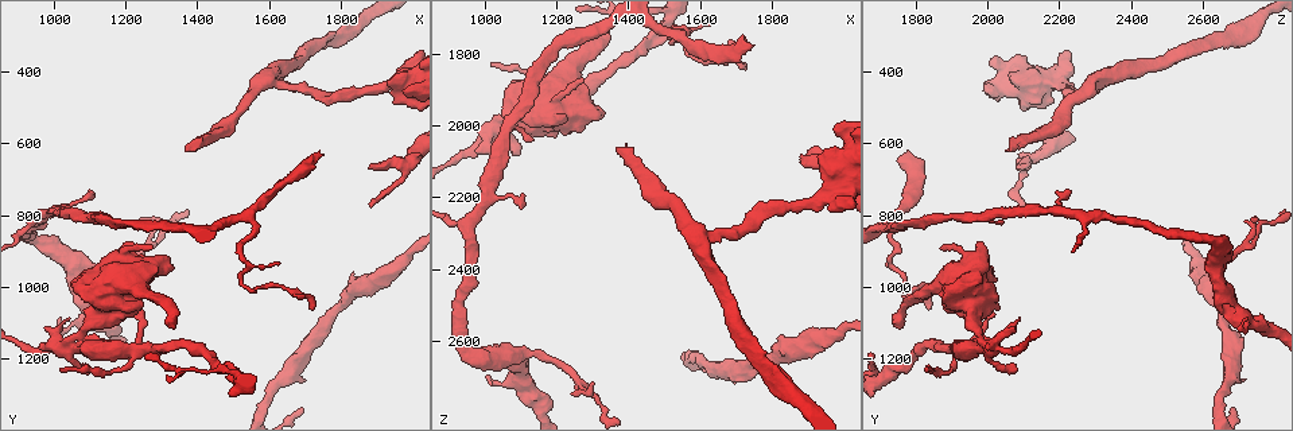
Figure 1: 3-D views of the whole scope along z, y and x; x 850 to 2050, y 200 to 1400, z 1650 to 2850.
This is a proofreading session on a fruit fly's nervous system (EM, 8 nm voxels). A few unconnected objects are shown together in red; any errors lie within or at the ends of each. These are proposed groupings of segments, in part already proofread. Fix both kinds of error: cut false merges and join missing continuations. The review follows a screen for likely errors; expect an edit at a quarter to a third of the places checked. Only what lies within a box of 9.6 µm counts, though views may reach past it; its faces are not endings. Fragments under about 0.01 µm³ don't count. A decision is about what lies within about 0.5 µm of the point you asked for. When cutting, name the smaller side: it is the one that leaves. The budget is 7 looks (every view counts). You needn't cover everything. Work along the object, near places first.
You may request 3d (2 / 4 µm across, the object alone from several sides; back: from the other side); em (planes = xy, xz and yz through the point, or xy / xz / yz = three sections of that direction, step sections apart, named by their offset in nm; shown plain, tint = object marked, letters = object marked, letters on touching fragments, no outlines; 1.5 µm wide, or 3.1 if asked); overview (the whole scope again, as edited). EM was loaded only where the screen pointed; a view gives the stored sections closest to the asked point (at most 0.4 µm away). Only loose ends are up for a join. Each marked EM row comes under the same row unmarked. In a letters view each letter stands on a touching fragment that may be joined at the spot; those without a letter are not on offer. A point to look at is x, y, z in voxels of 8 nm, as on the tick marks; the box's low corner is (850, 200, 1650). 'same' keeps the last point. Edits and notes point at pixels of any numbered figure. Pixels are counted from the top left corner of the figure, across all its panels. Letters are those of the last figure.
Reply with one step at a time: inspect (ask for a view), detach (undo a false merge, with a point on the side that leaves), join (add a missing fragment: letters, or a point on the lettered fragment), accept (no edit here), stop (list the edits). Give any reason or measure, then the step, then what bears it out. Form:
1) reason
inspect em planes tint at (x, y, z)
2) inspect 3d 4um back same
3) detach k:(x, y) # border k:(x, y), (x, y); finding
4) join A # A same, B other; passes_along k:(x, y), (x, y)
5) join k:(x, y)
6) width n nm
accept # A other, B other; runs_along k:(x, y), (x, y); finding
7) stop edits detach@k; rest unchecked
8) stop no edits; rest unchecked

thick end
inspect 3d 4um at (1920, 430, 2090)

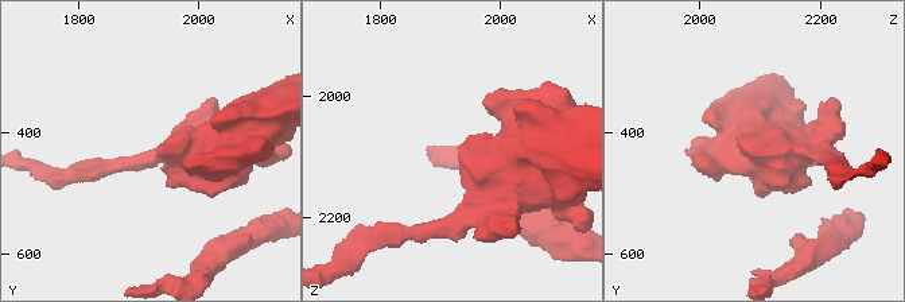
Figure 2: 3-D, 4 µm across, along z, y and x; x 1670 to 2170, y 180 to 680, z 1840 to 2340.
inspect em planes letters at (1930, 430, 2085)

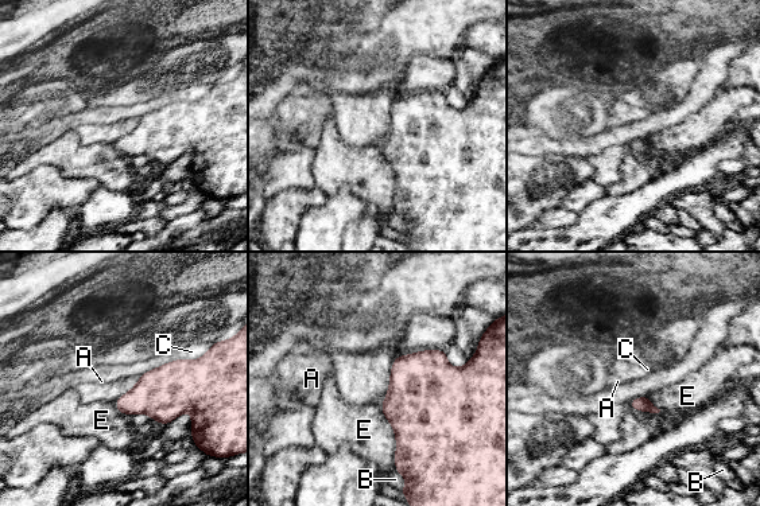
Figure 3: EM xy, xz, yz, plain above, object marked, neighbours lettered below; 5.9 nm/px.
longest_contact C 380 nm
accept # A other, B other, C other, E other; no lettered fragment goes on from it

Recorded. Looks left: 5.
branch stops here
inspect 3d 4um back at (1750, 630, 1780)

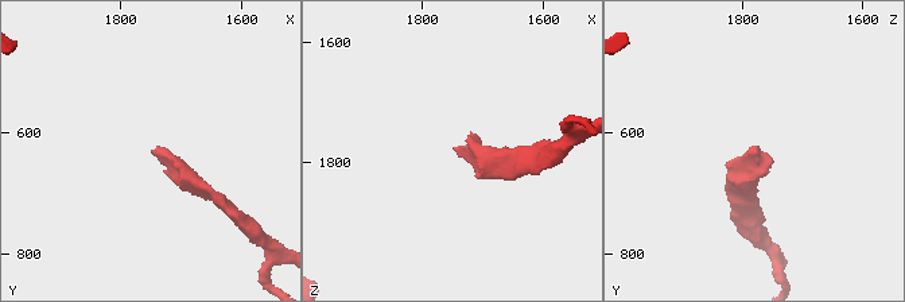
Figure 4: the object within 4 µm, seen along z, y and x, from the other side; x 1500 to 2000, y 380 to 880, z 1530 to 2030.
need the tissue
inspect em yz step 8 letters at (1745, 635, 1770)

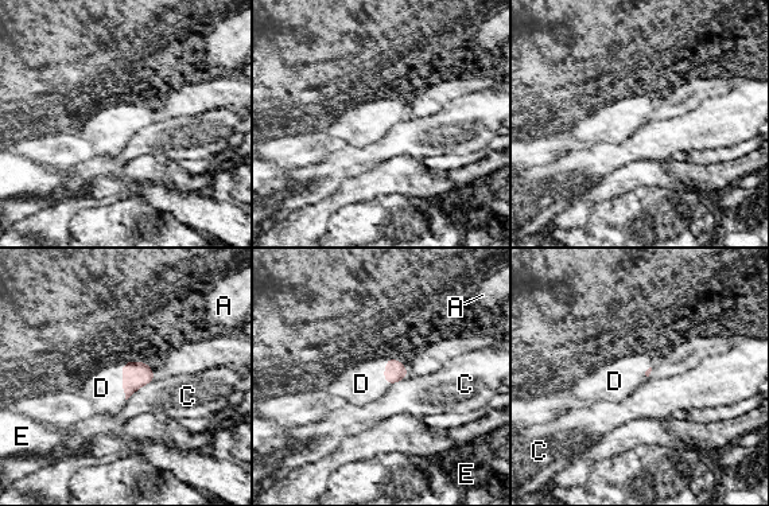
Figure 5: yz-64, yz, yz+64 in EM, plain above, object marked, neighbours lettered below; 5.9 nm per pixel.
join D # A other, C other, D same, E other; passes_along 5:(395, 370), (384, 372), (361, 384); the neuron continues

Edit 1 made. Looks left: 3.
branch stops here
inspect 3d 2um at (1080, 1060, 2640)

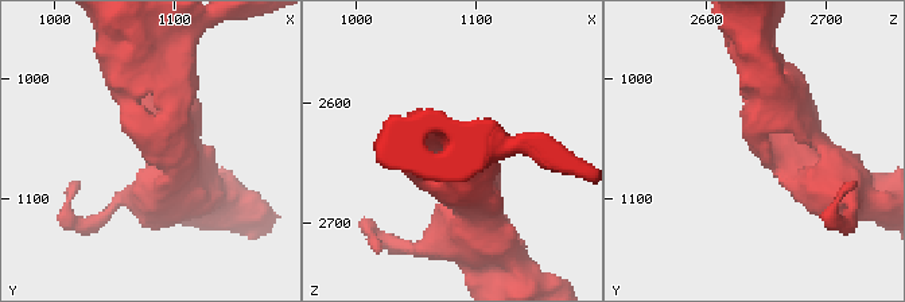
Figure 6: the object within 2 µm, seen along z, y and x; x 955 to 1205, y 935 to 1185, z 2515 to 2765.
inspect em planes letters at (1076, 1060, 2642)

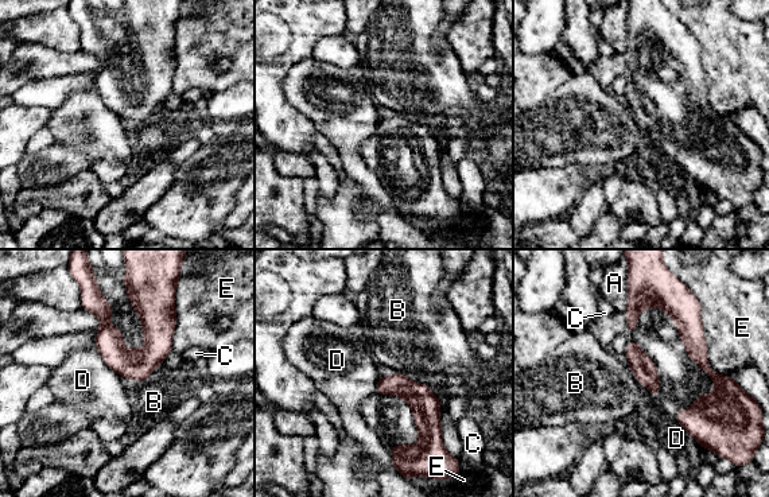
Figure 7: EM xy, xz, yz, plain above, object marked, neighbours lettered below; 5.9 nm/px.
accept # A other, B other, C other, D other, E other; border 7:(94, 348), (120, 377); none of them fits

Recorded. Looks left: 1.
stop edits join@5; rest unchecked

